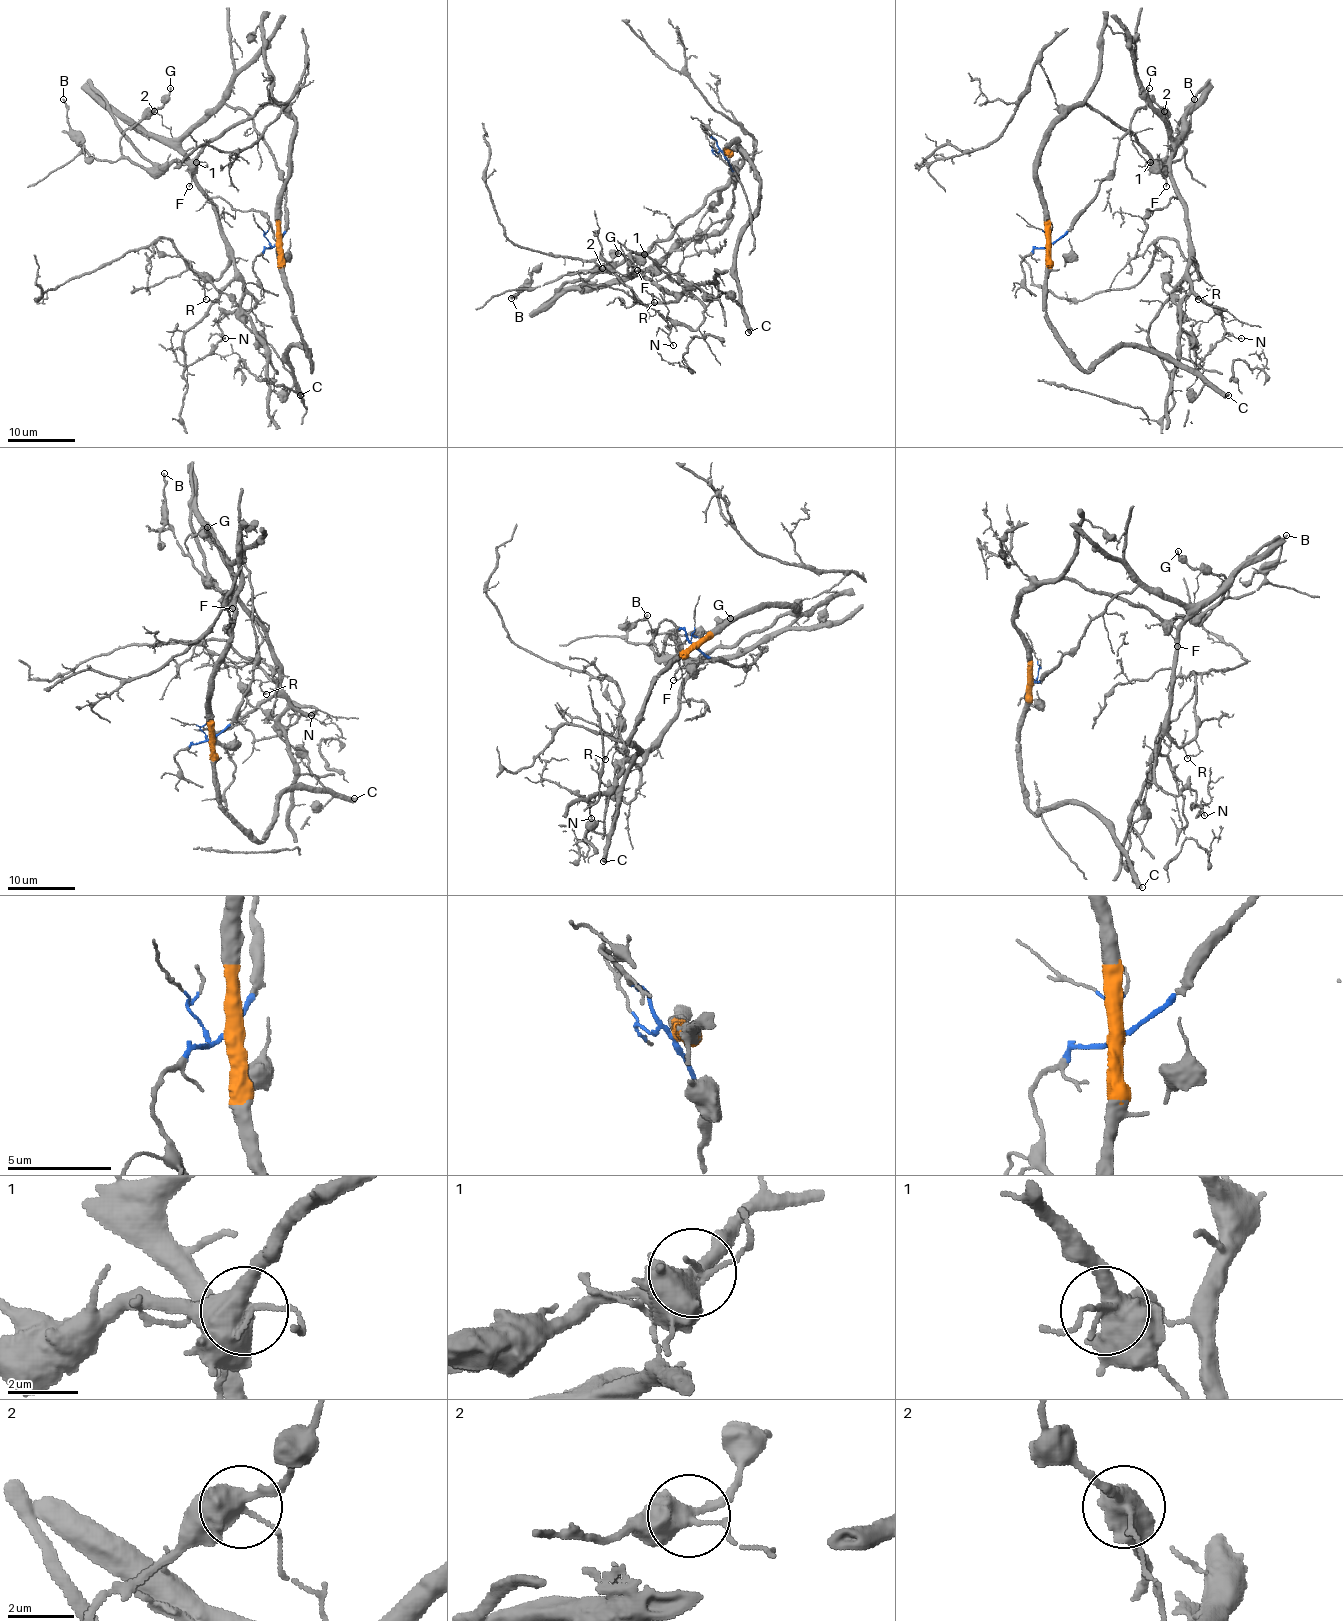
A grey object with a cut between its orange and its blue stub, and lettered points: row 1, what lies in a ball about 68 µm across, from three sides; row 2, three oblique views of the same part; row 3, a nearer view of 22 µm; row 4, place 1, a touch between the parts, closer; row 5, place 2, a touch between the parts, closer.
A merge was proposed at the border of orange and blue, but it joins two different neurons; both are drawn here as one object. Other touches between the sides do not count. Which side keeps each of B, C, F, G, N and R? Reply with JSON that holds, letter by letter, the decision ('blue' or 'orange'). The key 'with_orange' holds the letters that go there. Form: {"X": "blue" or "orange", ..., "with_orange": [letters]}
{"B": "orange", "C": "orange", "F": "orange", "G": "orange", "N": "blue", "R": "blue", "with_orange": ["B", "C", "F", "G"]}

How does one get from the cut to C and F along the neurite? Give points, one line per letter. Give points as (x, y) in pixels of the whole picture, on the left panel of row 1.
C: (275, 244), (292, 321), (312, 369), (299, 347), (289, 350), (300, 396)
F: (275, 244), (278, 202), (289, 177), (294, 121), (282, 108), (265, 104), (226, 128), (196, 156), (189, 187)

